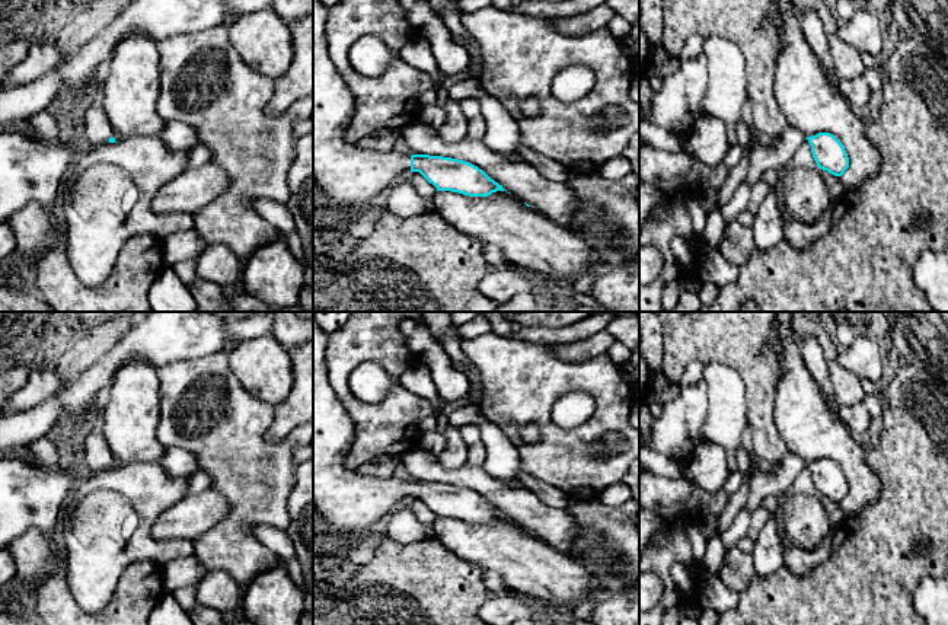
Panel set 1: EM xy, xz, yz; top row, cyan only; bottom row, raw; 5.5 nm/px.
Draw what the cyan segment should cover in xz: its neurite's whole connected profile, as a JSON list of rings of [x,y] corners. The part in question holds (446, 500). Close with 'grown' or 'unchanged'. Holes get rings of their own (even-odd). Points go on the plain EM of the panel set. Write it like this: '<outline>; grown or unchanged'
[[[313,312],[313,507],[328,523],[328,538],[351,538],[357,530],[380,522],[396,503],[419,498],[437,517],[451,517],[469,523],[488,523],[505,517],[478,492],[459,485],[430,481],[399,481],[393,476],[370,476],[344,466],[354,440],[355,427],[328,377],[325,353],[328,334],[317,325]]]; grown

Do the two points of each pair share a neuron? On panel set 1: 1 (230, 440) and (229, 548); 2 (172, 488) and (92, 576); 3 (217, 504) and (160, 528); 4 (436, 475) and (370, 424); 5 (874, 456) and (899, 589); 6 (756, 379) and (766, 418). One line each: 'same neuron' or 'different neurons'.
1: same neuron
2: same neuron
3: same neuron
4: different neurons
5: same neuron
6: same neuron

